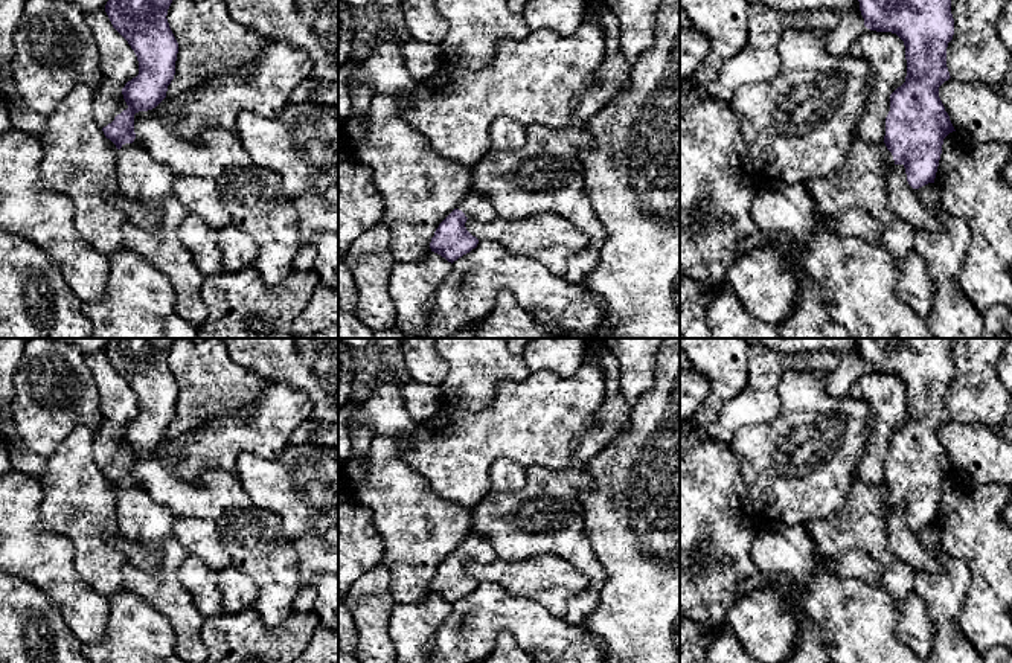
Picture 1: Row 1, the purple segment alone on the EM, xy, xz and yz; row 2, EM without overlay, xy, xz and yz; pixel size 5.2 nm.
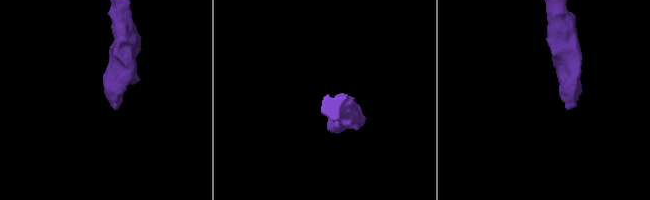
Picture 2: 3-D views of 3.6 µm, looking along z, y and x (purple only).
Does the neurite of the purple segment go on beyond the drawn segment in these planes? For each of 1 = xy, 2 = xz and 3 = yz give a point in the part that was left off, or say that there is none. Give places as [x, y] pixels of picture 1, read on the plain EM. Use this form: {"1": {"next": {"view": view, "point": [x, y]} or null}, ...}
{"1": {"next": {"view": "xy", "point": [144, 522]}}, "2": {"next": {"view": "xz", "point": [474, 547]}}, "3": {"next": {"view": "yz", "point": [889, 505]}}}

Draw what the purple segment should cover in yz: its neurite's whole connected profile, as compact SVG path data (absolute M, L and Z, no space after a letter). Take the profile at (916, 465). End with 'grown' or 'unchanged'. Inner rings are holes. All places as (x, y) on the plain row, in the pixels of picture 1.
M858 338L864 367L876 373L896 375L905 387L905 424L890 436L890 453L886 459L884 504L886 524L895 506L905 509L913 530L934 524L943 480L956 472L939 439L939 428L948 422L946 389L954 376L951 338Z; grown

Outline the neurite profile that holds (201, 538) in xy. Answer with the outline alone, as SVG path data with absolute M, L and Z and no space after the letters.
M177 517L172 532L187 555L197 556L215 572L232 565L215 523L201 518Z

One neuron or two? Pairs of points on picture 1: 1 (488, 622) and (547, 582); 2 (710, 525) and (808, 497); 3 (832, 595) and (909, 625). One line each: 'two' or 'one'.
1: two
2: two
3: two

